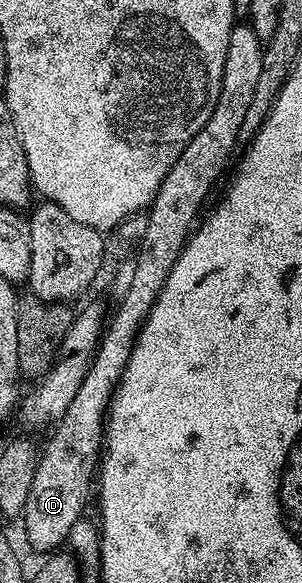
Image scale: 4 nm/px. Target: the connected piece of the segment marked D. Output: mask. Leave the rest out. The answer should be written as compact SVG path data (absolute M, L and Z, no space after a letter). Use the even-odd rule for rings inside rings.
M248 24L233 25L230 32L230 44L226 44L226 64L222 68L222 84L218 92L218 104L214 104L214 112L210 112L210 120L202 124L198 136L182 148L182 156L174 160L174 168L166 172L166 180L158 188L154 196L152 205L146 211L148 223L146 232L138 243L136 258L134 257L134 276L130 280L130 288L119 299L120 307L116 310L116 315L111 315L106 329L100 337L99 345L96 347L96 354L92 358L90 368L86 372L86 380L82 380L82 385L78 388L78 393L74 396L70 408L55 423L51 431L52 439L48 442L48 447L43 447L39 455L36 471L33 474L33 484L30 488L29 498L25 502L22 515L24 530L28 533L28 542L36 550L52 550L62 542L69 541L72 529L81 521L80 513L84 510L84 505L88 502L88 497L94 494L94 479L98 474L98 463L102 453L102 441L104 439L104 428L106 425L106 415L108 404L112 401L112 396L120 385L120 377L126 368L126 364L132 355L132 346L136 343L136 333L140 330L140 325L144 322L144 317L148 314L148 309L156 301L157 295L164 288L164 281L170 276L178 256L184 250L184 244L188 241L198 219L201 217L200 209L204 206L204 201L208 198L208 193L212 190L212 185L224 174L224 169L228 166L228 161L237 153L236 141L242 138L240 129L242 120L246 120L246 112L250 108L250 100L254 100L254 92L258 92L258 76L262 76L262 56L264 48L262 40L255 34Z

